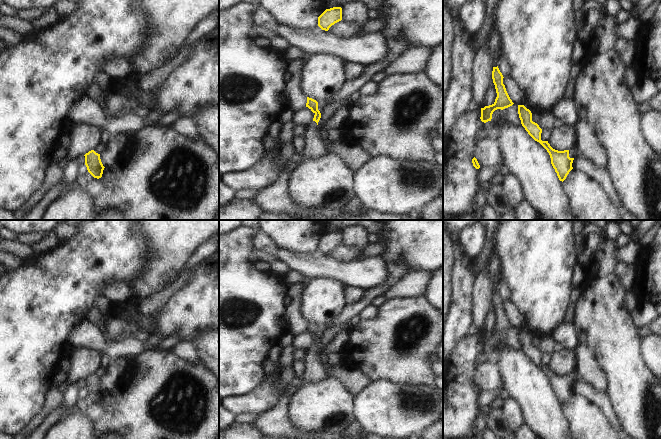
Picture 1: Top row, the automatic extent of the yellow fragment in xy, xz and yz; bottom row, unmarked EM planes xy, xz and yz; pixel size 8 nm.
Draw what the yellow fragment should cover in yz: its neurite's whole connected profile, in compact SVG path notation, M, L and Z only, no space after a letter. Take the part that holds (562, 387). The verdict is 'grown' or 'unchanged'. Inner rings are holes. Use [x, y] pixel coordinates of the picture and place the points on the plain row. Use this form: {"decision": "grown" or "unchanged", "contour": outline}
{"decision": "grown", "contour": "M518 329L518 338L522 350L528 358L539 366L549 377L551 388L560 405L564 405L573 393L572 387L577 380L585 380L597 391L607 393L607 377L597 362L595 354L586 346L580 344L575 349L577 364L575 370L570 374L558 375L553 373L548 365L541 364L542 353L532 345L532 337L524 329Z"}

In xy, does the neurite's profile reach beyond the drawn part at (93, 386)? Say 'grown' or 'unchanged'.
unchanged

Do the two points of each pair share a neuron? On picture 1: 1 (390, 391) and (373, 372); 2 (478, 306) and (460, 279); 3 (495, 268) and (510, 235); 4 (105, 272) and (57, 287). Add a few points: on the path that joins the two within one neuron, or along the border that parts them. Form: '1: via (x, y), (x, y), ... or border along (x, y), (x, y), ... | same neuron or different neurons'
1: border along (370, 381), (388, 380), (403, 384) | different neurons
2: border along (476, 278), (473, 284), (473, 322) | different neurons
3: border along (494, 237), (495, 251), (500, 262), (501, 278) | different neurons
4: via (93, 272), (73, 272), (69, 276) | same neuron

